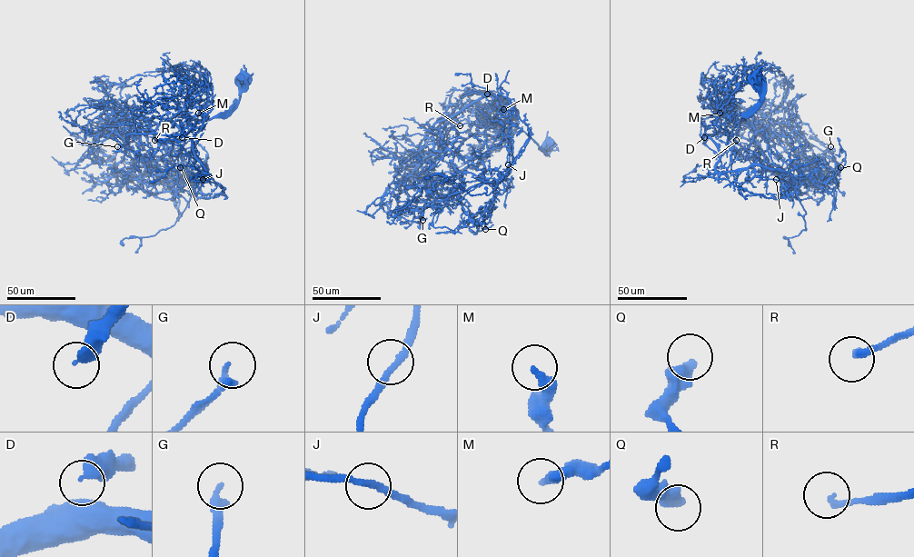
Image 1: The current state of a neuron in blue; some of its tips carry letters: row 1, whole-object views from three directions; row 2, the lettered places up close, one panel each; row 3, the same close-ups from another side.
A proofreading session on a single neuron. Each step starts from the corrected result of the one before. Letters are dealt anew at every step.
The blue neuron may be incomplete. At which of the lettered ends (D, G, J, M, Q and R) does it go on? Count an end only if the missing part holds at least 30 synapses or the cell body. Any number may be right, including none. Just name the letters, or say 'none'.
G

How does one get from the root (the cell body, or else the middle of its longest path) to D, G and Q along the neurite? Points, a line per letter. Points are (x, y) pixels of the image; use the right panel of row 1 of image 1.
D: (755, 79), (761, 102), (741, 115), (743, 119), (742, 114), (717, 111), (714, 126), (704, 137)
G: (755, 79), (761, 102), (743, 119), (765, 135), (780, 133), (800, 159), (815, 160), (830, 146)
Q: (755, 79), (761, 102), (741, 115), (766, 133), (779, 171), (826, 183), (840, 167)

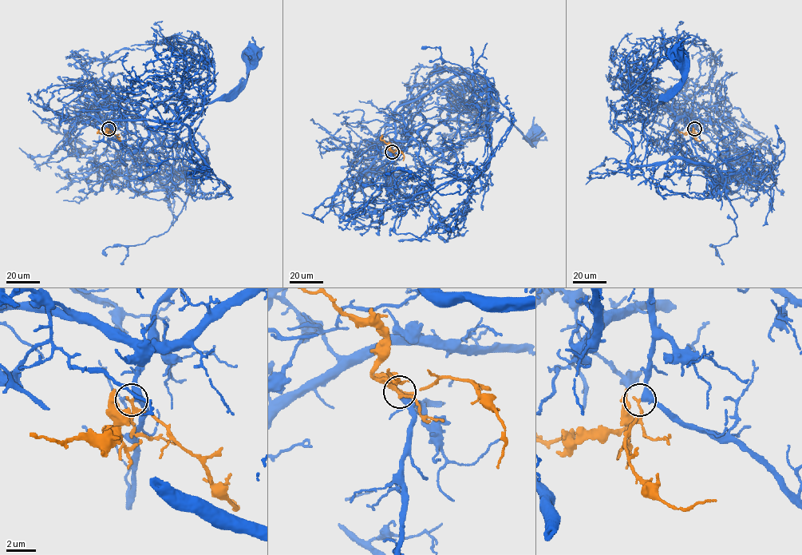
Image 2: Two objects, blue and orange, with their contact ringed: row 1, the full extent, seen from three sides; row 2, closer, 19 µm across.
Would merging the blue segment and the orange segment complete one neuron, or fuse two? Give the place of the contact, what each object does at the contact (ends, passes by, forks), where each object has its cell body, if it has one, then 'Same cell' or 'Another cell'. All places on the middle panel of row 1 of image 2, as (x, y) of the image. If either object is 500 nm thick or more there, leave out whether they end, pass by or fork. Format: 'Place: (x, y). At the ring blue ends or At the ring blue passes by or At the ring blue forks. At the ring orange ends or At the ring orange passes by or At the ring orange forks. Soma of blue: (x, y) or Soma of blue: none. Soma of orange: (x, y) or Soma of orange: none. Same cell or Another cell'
Place: (392, 152). At the ring blue forks. At the ring orange passes by. Soma of blue: (535, 133). Soma of orange: none. Same cell

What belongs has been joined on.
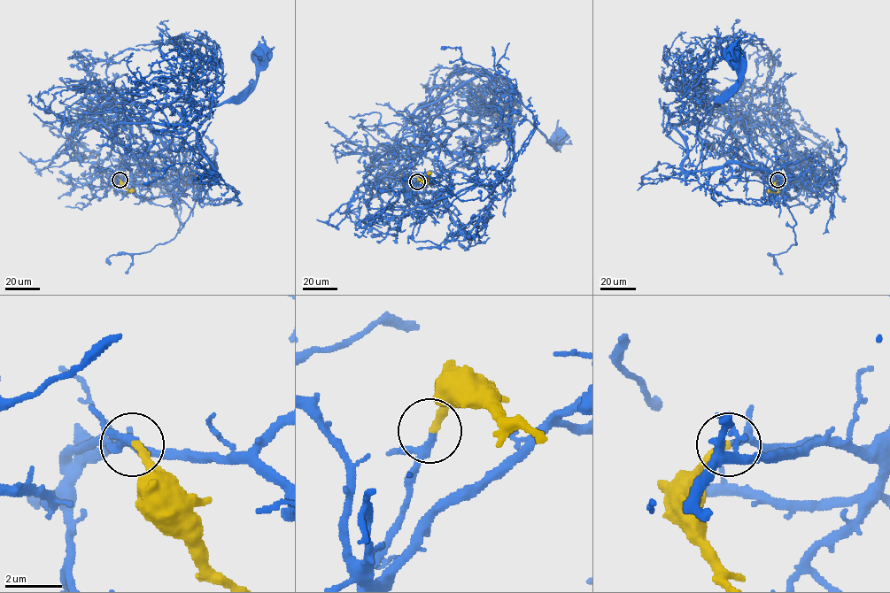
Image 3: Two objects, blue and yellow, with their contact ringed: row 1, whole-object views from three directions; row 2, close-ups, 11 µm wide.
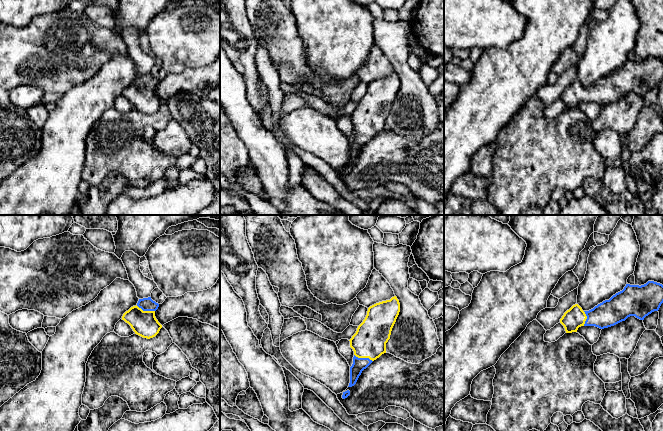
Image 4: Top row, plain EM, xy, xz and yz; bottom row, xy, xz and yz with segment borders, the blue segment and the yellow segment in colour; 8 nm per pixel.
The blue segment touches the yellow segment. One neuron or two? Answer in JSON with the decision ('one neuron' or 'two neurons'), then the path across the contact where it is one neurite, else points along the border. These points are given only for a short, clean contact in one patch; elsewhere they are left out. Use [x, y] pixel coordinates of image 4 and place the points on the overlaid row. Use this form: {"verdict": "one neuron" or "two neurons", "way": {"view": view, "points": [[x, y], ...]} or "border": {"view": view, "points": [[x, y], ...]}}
{"verdict": "one neuron", "way": {"view": "xz", "points": [[359, 364], [363, 358], [369, 341]]}}

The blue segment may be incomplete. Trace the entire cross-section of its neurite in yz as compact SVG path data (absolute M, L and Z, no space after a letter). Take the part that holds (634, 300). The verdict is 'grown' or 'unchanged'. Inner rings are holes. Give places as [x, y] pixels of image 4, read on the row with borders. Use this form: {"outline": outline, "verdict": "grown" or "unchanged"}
{"outline": "M654 281L641 286L626 284L622 291L589 311L583 311L578 304L573 305L564 313L560 323L566 333L577 332L581 326L604 329L625 321L630 316L644 320L652 312L658 311L662 303L662 284Z", "verdict": "grown"}

